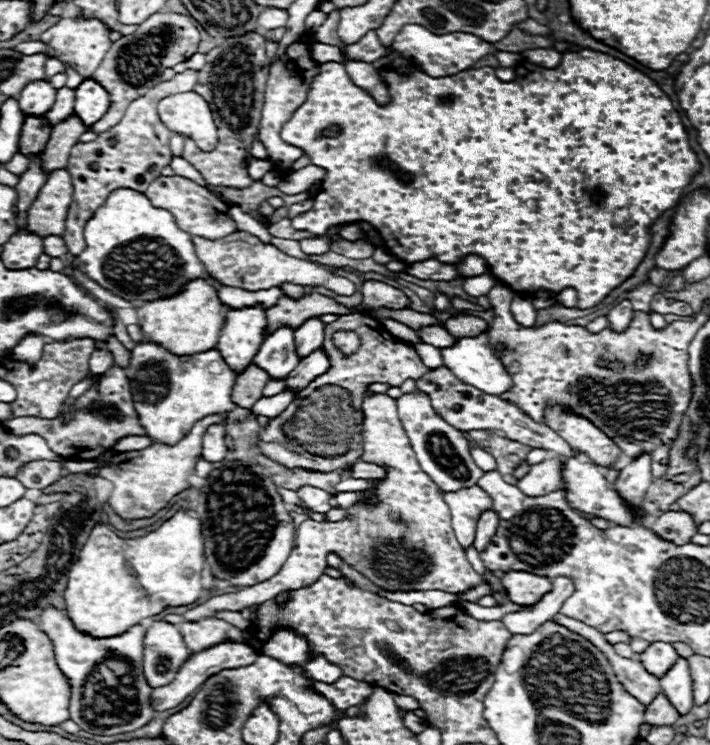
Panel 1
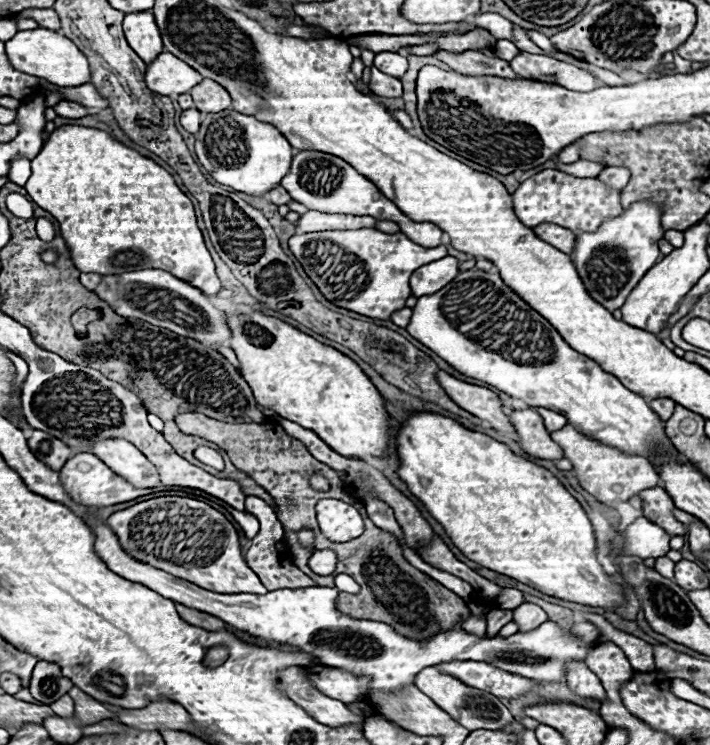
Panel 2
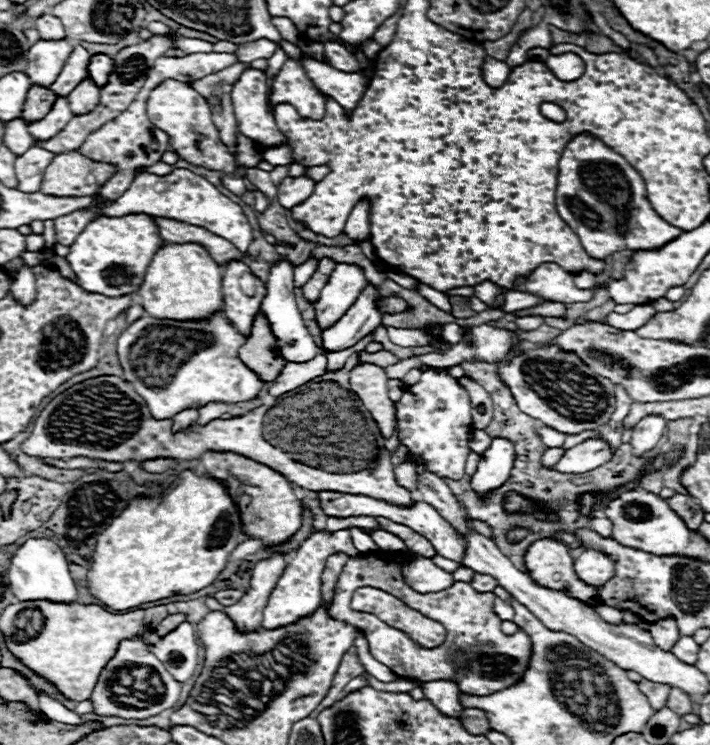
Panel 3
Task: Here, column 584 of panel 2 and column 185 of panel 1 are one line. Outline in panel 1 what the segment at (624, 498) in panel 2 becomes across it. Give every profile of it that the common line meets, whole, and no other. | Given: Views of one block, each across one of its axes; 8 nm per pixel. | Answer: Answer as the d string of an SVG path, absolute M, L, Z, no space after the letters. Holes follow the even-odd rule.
M212 414L198 420L176 446L152 444L144 450L114 454L108 466L102 466L98 472L100 478L106 478L114 484L114 490L108 496L108 504L112 506L112 510L118 516L128 520L150 518L156 512L160 512L176 494L188 490L190 488L188 478L194 474L196 462L202 458L202 438L208 426L224 424L224 420L226 420L226 414Z

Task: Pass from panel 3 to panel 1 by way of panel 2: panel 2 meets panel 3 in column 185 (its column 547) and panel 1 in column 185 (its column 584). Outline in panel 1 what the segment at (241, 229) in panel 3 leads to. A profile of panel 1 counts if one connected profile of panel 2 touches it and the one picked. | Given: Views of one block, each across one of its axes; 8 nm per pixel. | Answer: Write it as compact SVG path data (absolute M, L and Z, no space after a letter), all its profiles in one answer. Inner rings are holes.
M160 176L158 180L154 180L148 190L144 192L150 202L156 208L164 208L168 212L174 214L176 224L188 232L190 236L200 236L206 240L218 240L224 238L232 232L236 232L236 224L230 218L230 208L226 204L222 204L218 198L214 198L206 188L198 186L196 182L182 178L182 176Z

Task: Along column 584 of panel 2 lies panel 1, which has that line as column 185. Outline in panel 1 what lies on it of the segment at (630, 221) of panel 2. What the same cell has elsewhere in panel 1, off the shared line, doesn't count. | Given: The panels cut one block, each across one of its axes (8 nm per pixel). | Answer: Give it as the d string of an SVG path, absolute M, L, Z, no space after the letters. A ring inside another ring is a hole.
M116 188L106 204L94 212L84 226L86 250L78 254L80 270L102 288L130 302L158 300L178 294L190 280L212 280L196 256L192 236L182 232L170 212L154 208L152 202L136 190Z

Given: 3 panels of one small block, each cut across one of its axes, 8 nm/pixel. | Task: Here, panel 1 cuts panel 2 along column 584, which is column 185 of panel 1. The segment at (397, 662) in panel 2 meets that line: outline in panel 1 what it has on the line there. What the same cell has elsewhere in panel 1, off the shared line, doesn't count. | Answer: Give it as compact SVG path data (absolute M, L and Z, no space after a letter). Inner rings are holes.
M152 622L144 634L144 676L152 688L174 680L190 650L174 624Z

